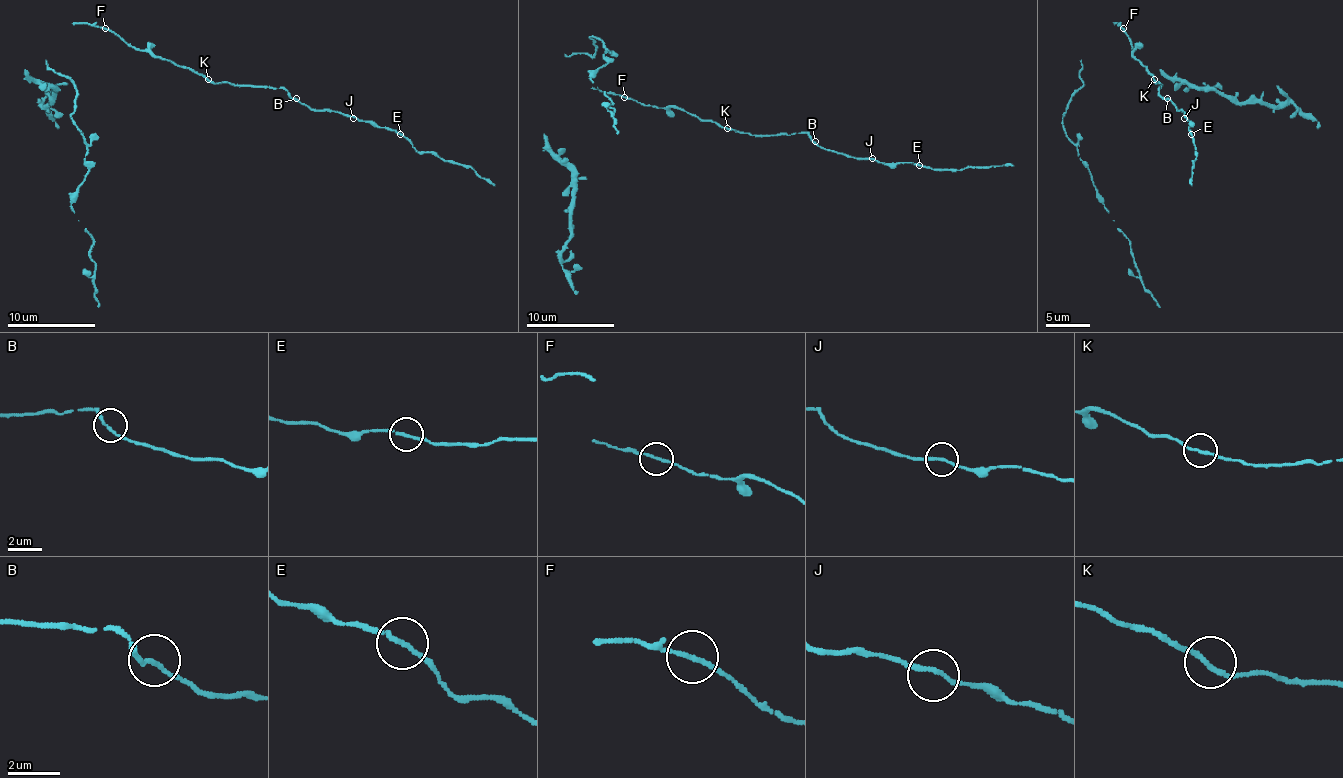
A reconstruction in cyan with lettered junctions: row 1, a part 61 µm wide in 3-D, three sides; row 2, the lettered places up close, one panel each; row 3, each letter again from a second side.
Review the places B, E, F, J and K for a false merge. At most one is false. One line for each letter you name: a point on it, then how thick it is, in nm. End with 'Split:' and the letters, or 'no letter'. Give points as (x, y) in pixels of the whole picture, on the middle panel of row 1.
Split: no letter

